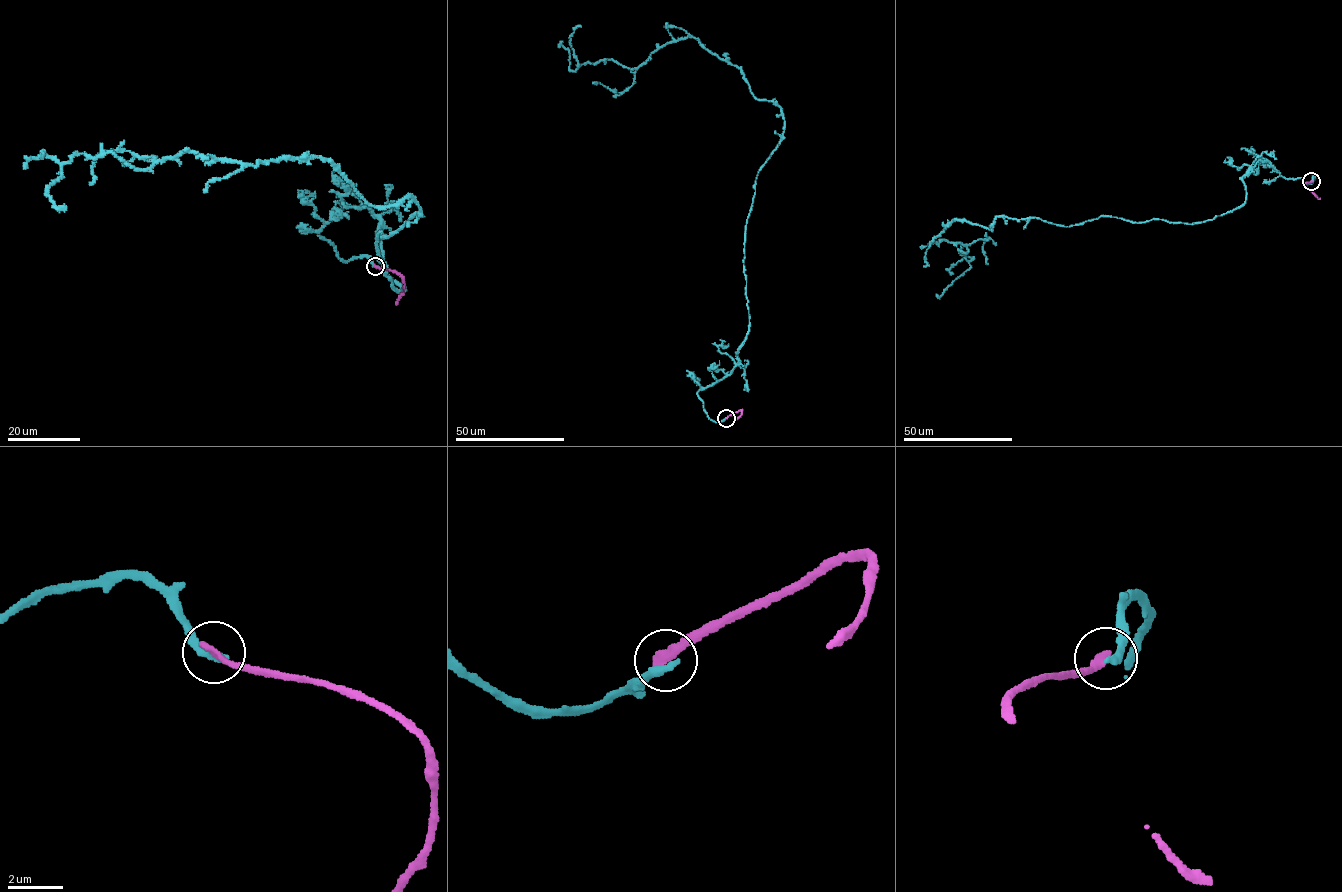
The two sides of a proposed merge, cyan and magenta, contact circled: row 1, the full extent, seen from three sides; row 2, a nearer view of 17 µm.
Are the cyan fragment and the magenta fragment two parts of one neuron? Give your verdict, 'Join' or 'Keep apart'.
Keep apart

